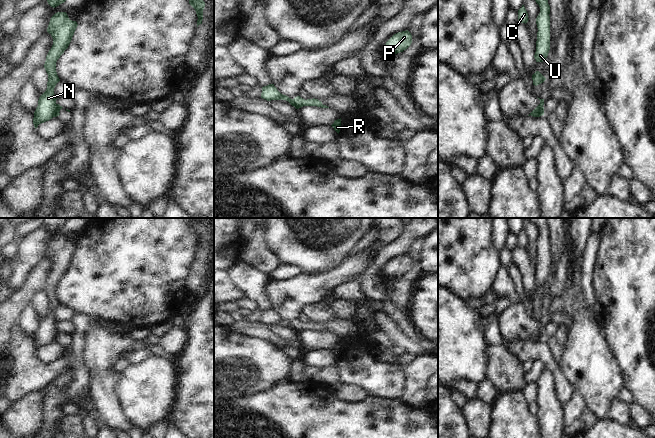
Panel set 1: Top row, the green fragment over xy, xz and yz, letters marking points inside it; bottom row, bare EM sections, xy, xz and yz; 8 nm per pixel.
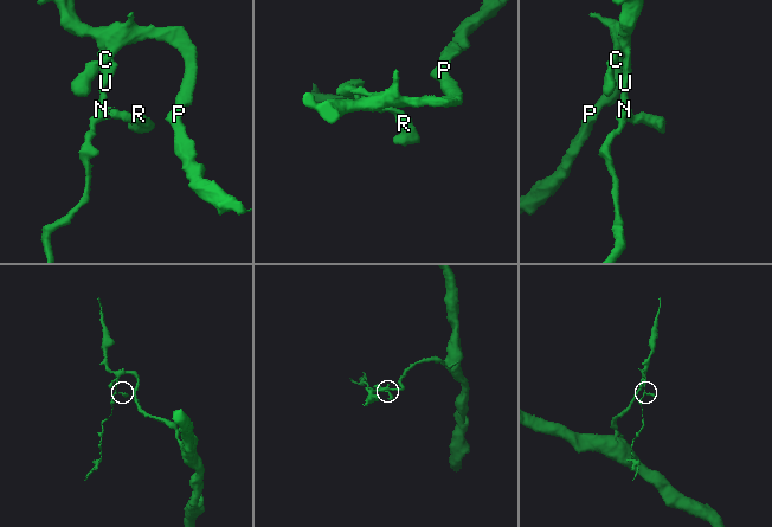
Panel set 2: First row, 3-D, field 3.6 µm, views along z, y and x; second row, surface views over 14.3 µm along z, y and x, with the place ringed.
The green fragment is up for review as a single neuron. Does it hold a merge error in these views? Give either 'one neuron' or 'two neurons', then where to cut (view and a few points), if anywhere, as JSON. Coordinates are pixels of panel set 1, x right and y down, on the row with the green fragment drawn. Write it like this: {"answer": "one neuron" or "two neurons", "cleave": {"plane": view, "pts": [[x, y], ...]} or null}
{"answer": "two neurons", "cleave": {"plane": "xz", "pts": [[280, 94], [281, 98]]}}

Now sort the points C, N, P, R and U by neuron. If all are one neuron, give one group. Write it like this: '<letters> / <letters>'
C N P U / R

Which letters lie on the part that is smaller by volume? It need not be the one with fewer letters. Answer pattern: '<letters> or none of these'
R

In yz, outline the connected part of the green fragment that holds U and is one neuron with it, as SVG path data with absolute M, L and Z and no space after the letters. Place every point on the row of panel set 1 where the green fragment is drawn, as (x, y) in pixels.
M548 0L535 1L540 7L540 13L536 18L538 32L534 58L536 62L543 62L550 50L550 6Z

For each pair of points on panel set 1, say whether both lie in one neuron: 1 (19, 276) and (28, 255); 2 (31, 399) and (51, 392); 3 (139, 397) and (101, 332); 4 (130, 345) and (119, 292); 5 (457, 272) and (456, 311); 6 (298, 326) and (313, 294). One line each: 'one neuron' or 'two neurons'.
1: one neuron
2: two neurons
3: two neurons
4: two neurons
5: two neurons
6: one neuron

